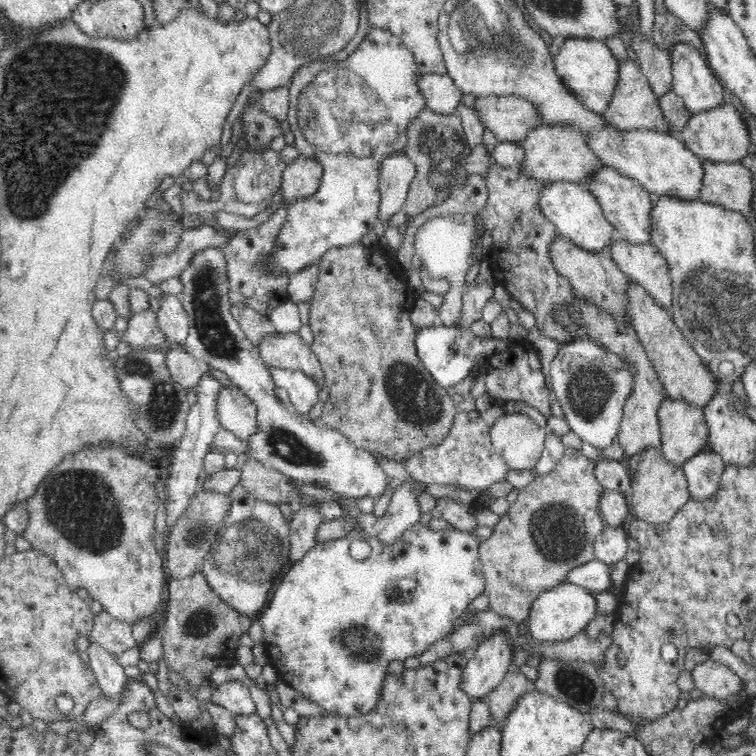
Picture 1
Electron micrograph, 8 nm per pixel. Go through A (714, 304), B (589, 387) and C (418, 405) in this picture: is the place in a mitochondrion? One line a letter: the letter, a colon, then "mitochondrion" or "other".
A: mitochondrion
B: mitochondrion
C: mitochondrion

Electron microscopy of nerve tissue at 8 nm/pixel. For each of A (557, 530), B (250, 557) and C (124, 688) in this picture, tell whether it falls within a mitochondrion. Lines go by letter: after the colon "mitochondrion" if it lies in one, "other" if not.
A: mitochondrion
B: mitochondrion
C: other

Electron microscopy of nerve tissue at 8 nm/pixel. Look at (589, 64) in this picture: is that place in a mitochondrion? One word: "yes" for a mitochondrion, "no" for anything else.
no

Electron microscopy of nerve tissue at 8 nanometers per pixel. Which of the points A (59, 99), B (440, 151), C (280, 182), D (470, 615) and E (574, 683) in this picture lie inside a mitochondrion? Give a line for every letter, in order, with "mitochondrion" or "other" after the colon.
A: mitochondrion
B: mitochondrion
C: other
D: other
E: mitochondrion

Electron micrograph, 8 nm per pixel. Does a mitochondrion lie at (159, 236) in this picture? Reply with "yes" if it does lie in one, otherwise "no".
yes

